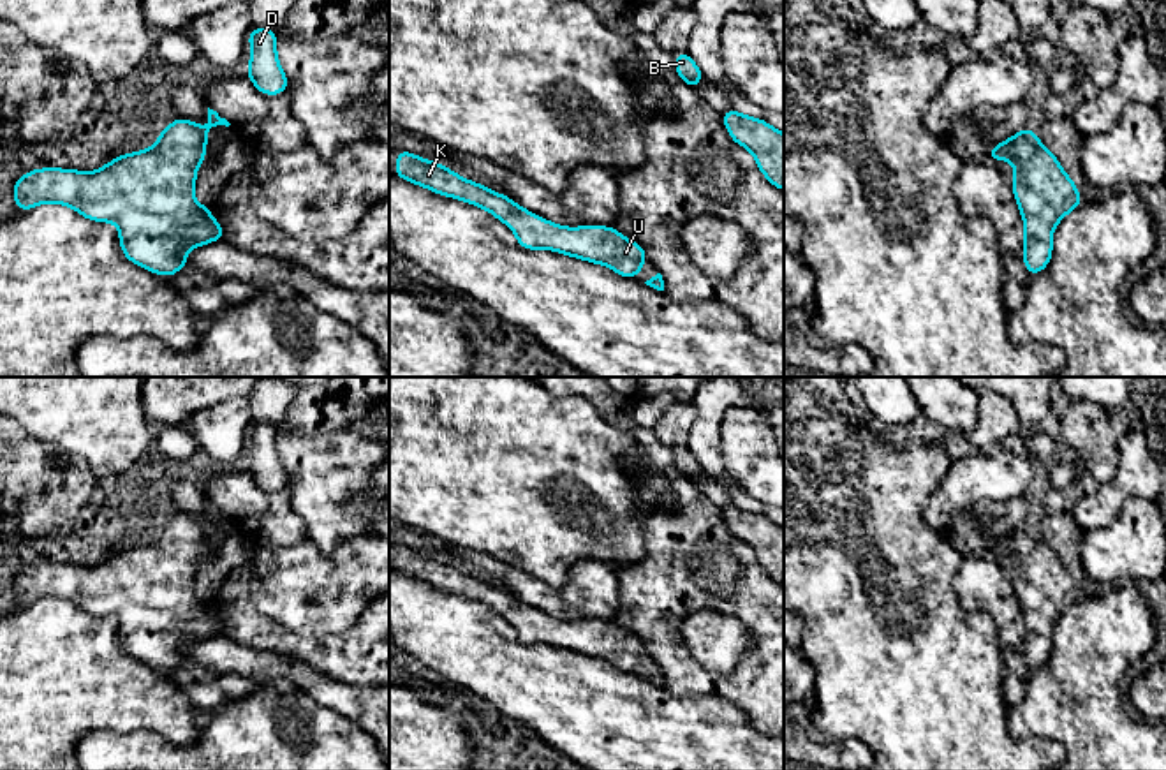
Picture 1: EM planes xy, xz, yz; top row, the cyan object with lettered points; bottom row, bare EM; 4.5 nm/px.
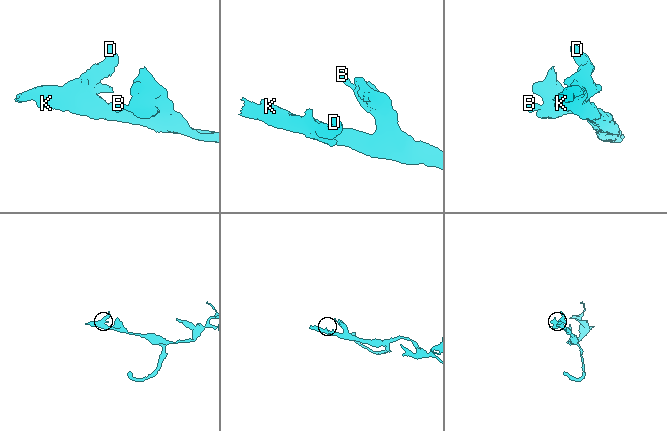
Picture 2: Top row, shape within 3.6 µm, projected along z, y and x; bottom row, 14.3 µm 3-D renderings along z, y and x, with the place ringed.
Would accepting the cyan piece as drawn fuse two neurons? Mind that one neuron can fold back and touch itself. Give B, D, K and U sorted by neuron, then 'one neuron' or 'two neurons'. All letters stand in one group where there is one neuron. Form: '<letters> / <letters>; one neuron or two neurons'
B D K U; one neuron

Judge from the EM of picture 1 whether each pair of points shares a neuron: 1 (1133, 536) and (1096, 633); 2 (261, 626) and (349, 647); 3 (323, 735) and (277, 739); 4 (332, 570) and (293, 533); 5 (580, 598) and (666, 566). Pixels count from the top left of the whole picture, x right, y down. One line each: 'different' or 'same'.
1: different
2: same
3: same
4: different
5: different

